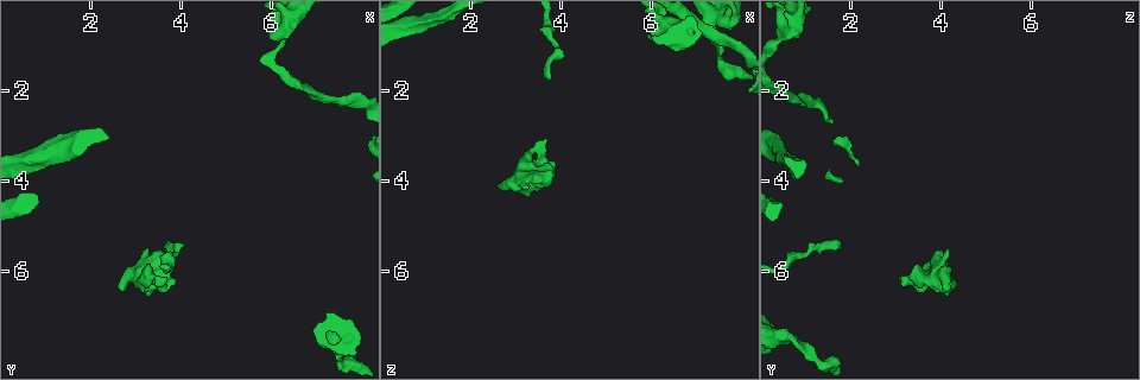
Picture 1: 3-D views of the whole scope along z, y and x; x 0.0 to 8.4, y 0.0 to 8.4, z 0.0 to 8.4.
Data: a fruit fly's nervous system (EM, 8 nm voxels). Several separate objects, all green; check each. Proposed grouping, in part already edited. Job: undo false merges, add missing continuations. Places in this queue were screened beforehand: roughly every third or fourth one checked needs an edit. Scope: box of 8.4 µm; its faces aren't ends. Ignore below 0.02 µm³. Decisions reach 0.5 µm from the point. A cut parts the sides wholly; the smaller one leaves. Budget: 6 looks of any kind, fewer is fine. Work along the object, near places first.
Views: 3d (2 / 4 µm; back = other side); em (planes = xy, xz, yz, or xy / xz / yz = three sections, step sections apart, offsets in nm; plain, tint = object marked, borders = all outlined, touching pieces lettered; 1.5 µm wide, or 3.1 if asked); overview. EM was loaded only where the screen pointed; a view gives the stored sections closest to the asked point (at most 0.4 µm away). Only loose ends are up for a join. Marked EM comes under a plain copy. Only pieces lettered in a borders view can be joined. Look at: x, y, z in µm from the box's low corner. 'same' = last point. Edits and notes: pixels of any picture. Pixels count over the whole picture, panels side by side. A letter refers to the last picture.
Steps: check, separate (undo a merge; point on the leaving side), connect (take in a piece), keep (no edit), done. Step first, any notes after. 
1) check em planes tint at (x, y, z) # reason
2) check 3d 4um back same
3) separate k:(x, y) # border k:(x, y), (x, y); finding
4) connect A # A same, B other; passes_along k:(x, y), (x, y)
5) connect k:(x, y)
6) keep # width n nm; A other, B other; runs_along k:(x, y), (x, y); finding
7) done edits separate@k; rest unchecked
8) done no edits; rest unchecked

check 3d 4um at (2.75, 6.35, 4.15) # branch stops here

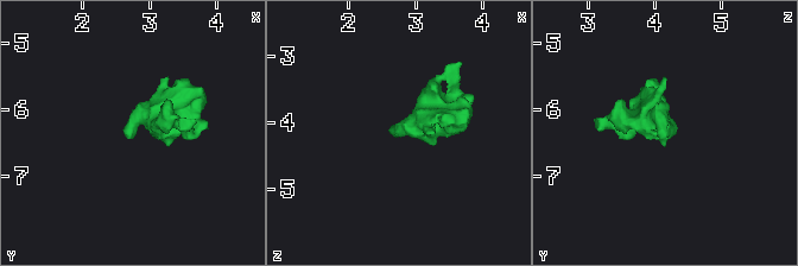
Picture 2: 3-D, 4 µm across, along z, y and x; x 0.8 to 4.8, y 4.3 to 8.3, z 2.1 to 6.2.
check em planes borders at (2.75, 6.40, 4.20) # need the tissue

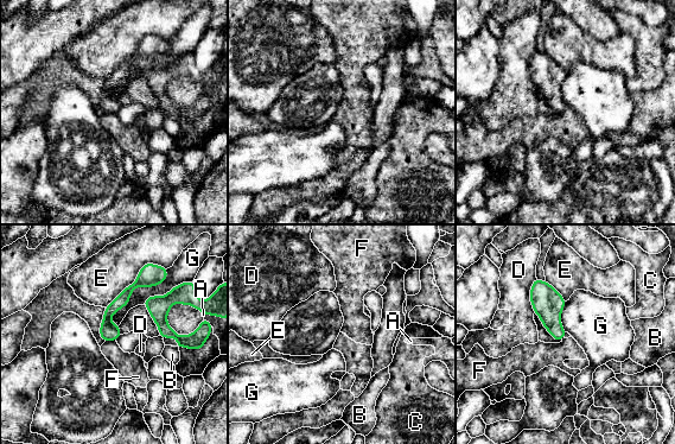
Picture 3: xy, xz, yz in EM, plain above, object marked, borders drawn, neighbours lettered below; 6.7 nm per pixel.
keep # longest_contact G 500 nm; A other, B other, C other, D other, E other, F other, G other; border 3:(115, 340), (104, 342); none of them fits

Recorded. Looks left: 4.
check em xz step 8 tint at (7.45, 7.65, 1.05) # narrows sharply

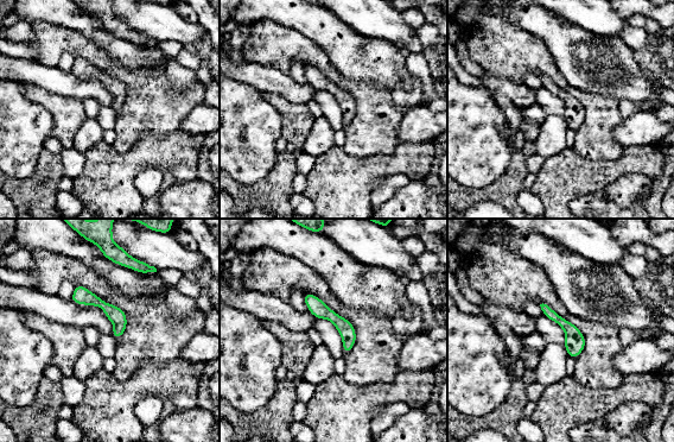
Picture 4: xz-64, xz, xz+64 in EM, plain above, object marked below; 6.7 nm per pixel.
check em planes tint same

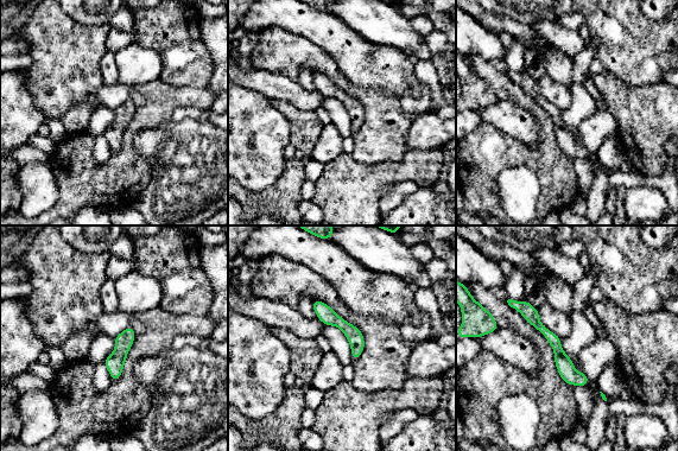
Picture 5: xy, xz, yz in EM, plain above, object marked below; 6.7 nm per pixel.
check em planes borders same # see the neighbours

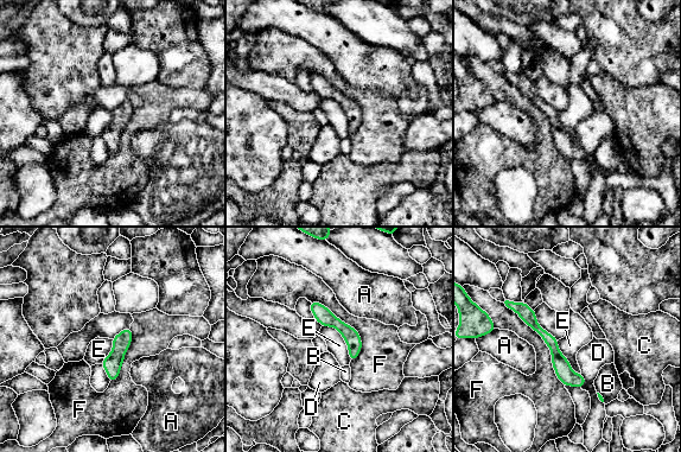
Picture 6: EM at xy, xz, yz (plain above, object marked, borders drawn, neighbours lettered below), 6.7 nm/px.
keep # A other, B other, C other, D other, E other, F other; runs_along 6:(509, 304), (552, 342), (561, 367), (579, 384); continuous, no second cell

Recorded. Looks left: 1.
done no edits; rest unchecked

